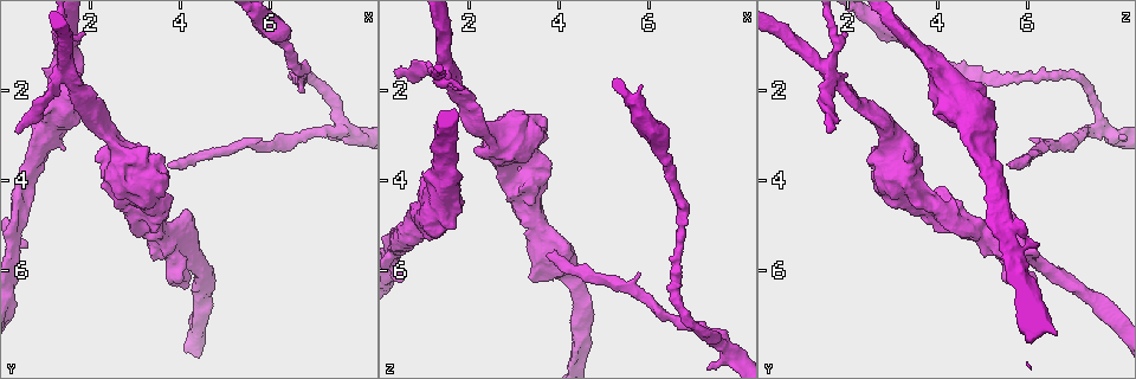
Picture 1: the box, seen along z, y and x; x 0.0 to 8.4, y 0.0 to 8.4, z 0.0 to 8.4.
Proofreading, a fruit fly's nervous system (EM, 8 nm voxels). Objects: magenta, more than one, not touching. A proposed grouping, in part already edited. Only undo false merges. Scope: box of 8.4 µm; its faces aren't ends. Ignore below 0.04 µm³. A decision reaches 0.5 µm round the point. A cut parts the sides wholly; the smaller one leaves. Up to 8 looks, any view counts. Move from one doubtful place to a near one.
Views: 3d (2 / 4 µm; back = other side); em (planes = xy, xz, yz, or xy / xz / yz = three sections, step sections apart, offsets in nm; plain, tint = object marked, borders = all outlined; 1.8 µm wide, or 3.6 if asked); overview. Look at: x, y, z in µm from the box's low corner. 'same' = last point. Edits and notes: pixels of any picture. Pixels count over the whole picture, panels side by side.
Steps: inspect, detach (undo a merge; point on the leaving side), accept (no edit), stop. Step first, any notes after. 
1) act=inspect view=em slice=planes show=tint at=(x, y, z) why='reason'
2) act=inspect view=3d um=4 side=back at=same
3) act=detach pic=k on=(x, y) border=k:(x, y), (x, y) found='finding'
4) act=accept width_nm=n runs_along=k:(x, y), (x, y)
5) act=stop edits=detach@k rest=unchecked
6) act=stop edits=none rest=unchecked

act=inspect view=em um=3.6 slice=planes show=tint at=(3.90, 5.55, 5.80) why='branch point'

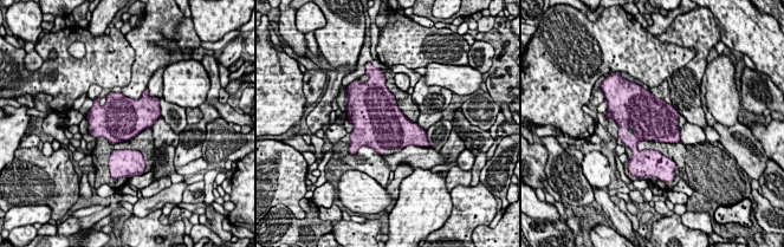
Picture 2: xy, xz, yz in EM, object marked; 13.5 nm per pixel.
act=accept found='all the same neuron'

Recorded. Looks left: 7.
act=inspect view=em slice=planes show=borders at=(7.60, 2.75, 7.65) why='branch point'

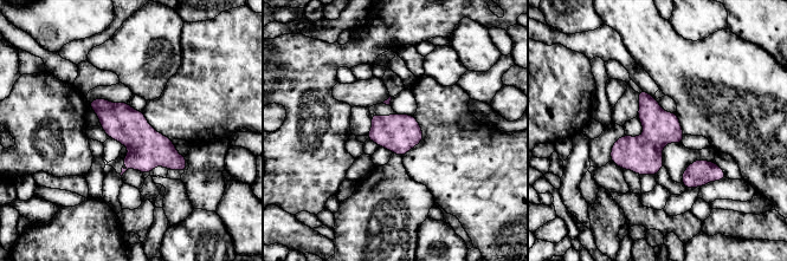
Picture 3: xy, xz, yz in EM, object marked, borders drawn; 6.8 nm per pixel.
act=accept runs_along=3:(92, 103), (184, 168) found='one neuron here'

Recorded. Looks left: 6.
act=inspect view=3d um=4 at=(6.35, 0.80, 3.20) why='sudden change in width'

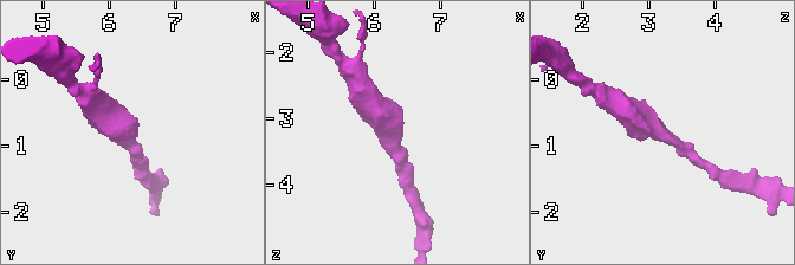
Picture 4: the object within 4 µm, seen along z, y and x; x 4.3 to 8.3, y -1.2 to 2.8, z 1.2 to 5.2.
act=inspect view=em slice=xz step=8 show=tint at=(6.30, 0.85, 3.20) arm_widths_nm=190,340

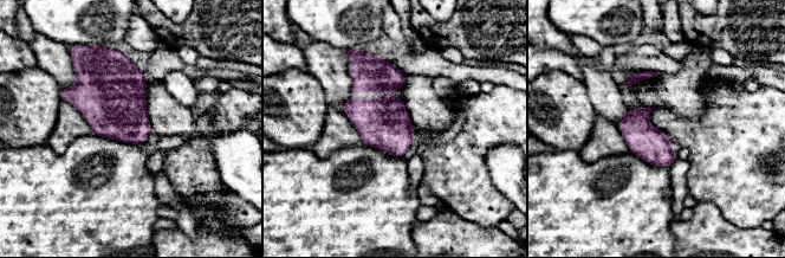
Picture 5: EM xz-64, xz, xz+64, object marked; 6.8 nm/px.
act=inspect view=em slice=planes show=tint at=same why='cut it another way'

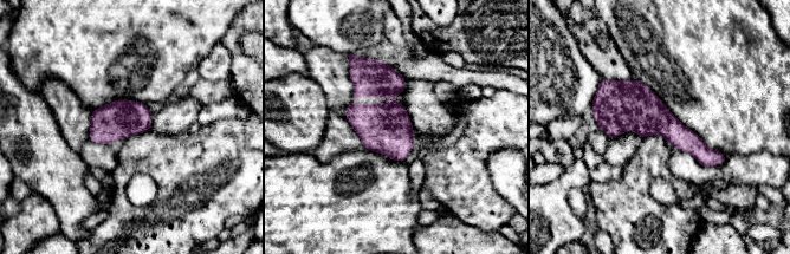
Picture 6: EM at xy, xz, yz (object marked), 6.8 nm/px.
act=accept runs_along=6:(595, 105), (635, 105), (723, 157) found='all the same neuron'

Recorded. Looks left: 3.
act=stop edits=none rest=unchecked

